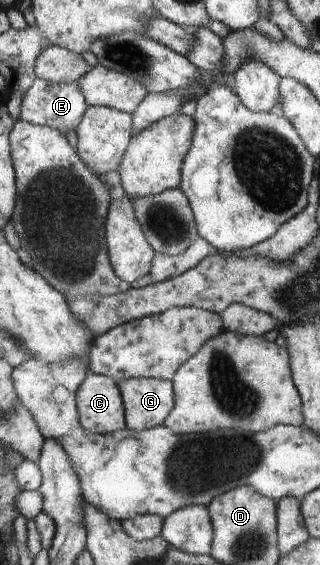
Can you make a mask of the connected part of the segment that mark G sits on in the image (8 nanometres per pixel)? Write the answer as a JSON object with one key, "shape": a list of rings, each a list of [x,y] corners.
{"shape":[[[143,377],[123,379],[117,383],[131,430],[141,432],[164,425],[176,406],[172,380]]]}

